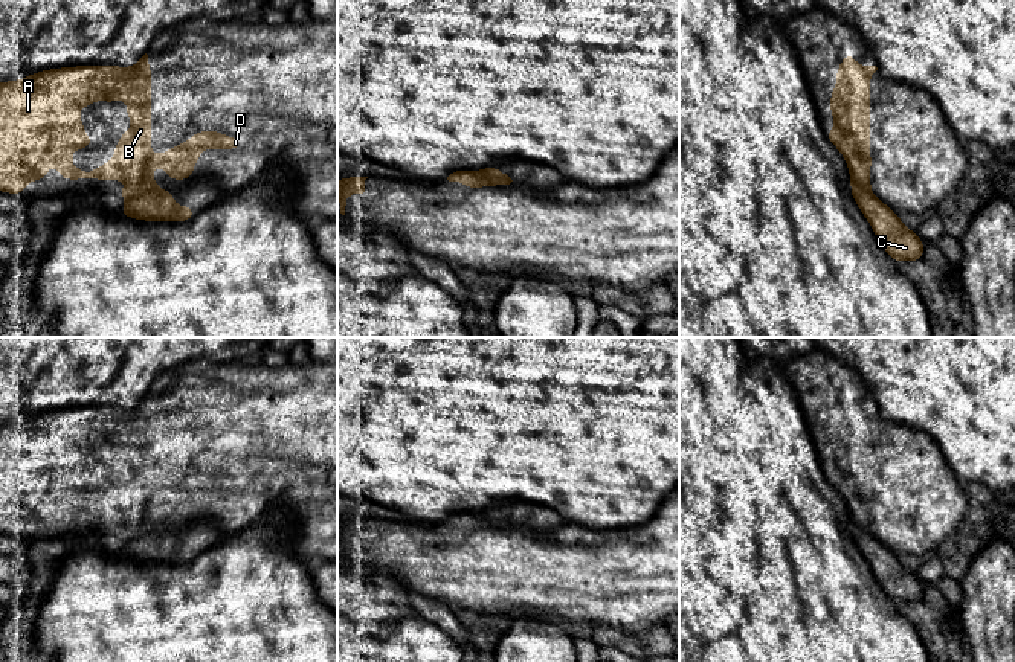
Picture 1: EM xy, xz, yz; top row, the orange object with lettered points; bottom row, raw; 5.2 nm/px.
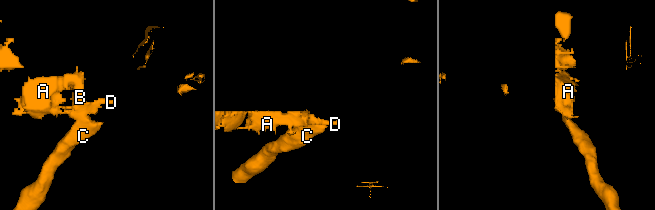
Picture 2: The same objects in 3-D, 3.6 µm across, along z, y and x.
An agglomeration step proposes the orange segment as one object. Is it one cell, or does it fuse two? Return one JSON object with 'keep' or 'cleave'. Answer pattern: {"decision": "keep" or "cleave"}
{"decision": "cleave"}

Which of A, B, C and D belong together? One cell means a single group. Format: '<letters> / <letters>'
A B D / C

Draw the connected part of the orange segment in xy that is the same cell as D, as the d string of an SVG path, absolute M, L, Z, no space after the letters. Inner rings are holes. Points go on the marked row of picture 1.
M147 53L133 67L114 64L60 67L31 73L20 81L0 82L0 191L6 194L23 197L23 188L31 180L47 178L47 165L52 163L61 180L130 180L131 185L119 191L122 198L130 200L157 186L151 171L159 163L171 180L186 182L194 174L194 163L200 160L201 149L241 148L241 137L226 137L223 131L195 131L186 143L177 143L172 149L153 156L151 66ZM122 96L127 99L127 117L133 128L121 133L121 140L114 145L114 159L89 174L82 168L69 168L67 163L76 162L78 157L67 156L67 149L85 149L95 143L95 137L84 134L84 121L78 117L78 110L93 101L110 107Z

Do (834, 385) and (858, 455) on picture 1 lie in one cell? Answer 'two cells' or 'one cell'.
one cell

